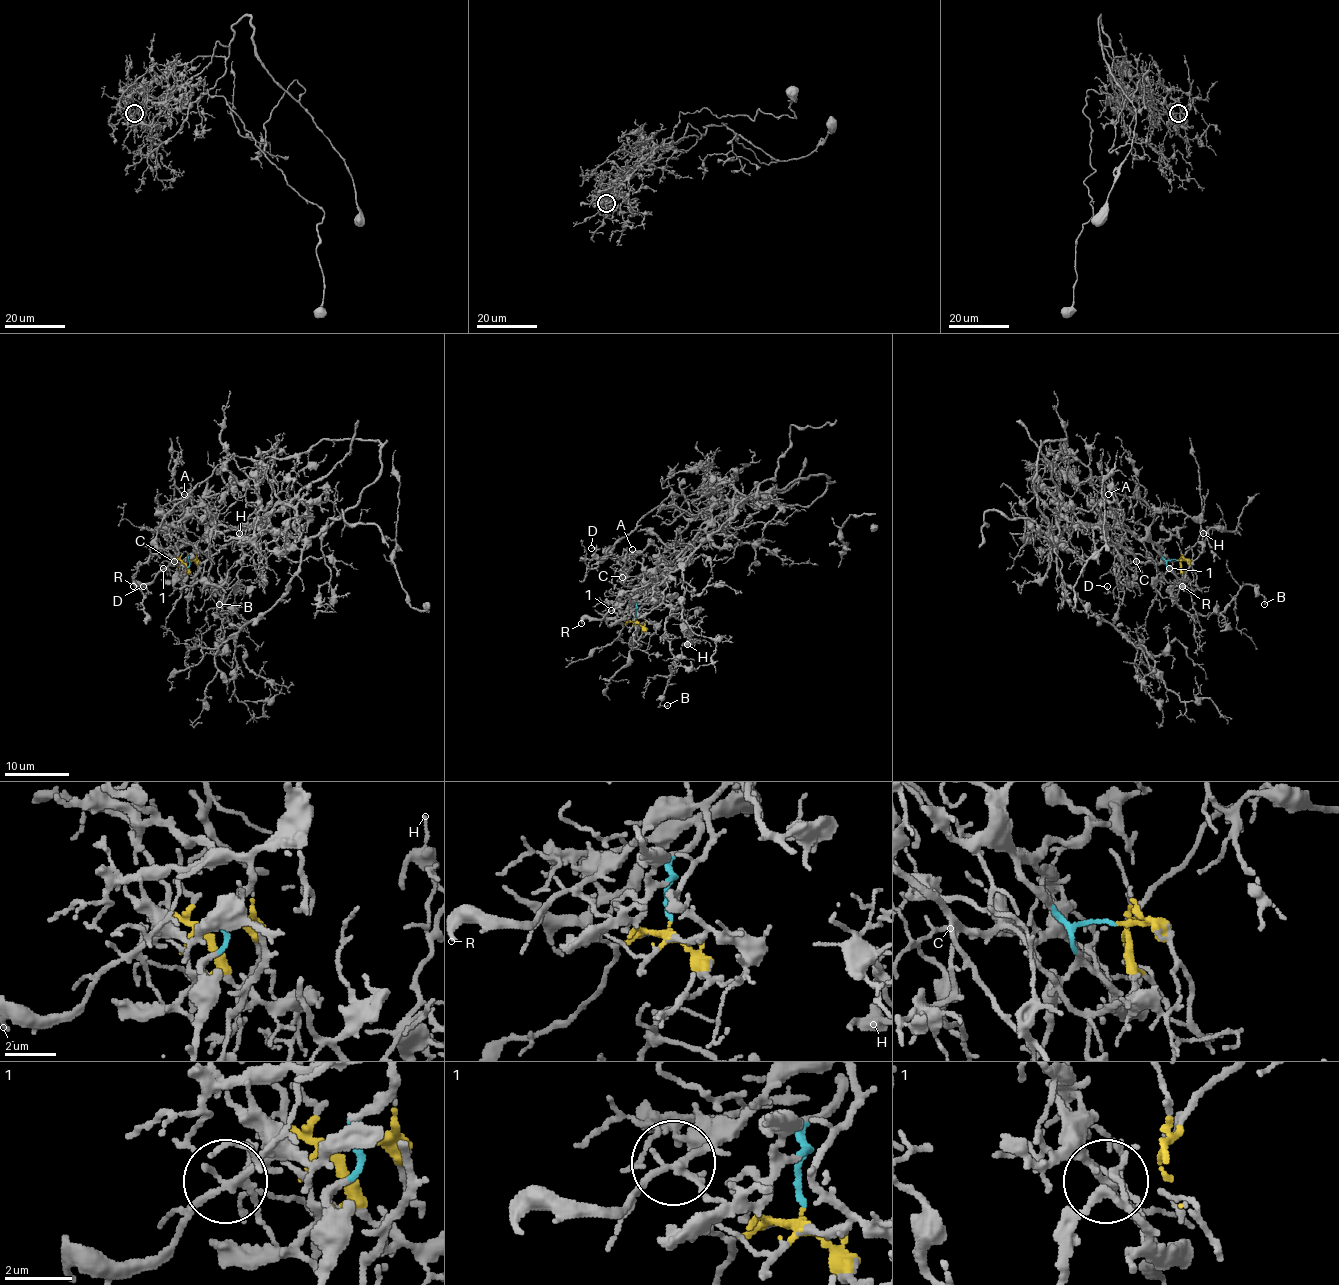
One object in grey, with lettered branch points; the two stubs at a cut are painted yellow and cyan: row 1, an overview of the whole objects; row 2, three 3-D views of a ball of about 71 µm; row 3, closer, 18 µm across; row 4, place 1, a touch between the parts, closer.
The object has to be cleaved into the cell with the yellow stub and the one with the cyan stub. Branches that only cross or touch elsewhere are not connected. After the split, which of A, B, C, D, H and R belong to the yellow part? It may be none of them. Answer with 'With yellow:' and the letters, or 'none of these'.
With yellow: A, B, C, D, H, R

